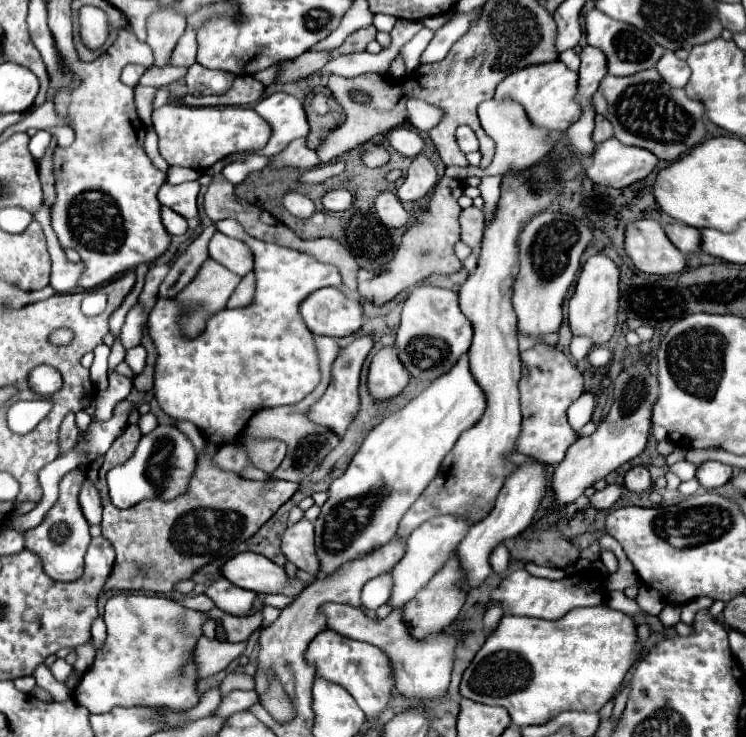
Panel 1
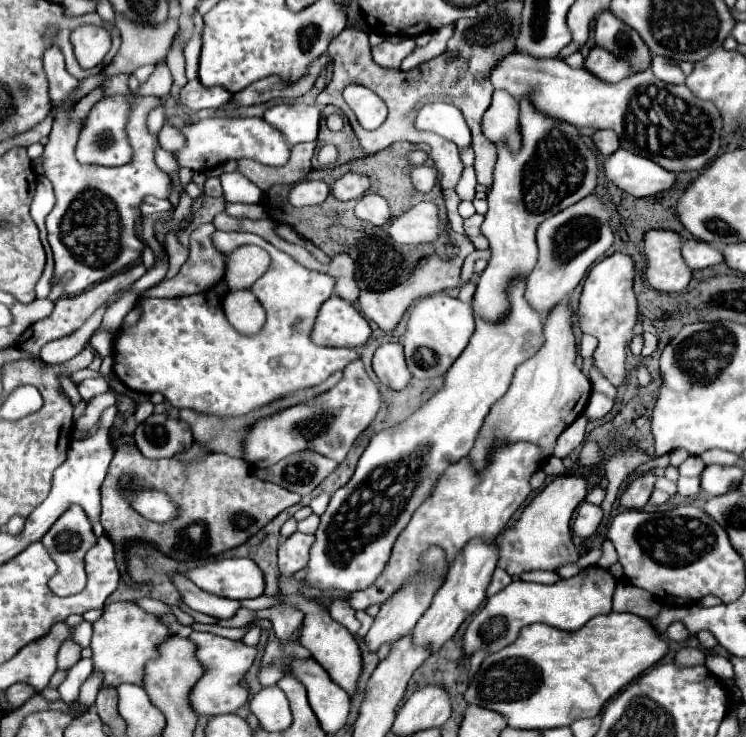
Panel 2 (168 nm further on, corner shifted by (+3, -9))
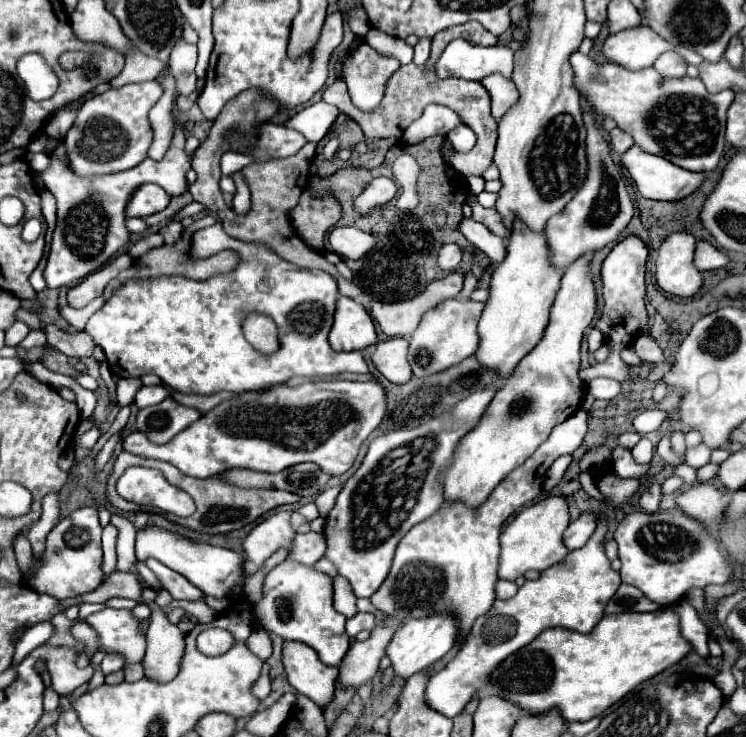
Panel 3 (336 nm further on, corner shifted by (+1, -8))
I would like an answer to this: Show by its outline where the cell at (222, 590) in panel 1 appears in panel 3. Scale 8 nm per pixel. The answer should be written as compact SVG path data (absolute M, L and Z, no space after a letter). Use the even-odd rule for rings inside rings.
M148 558L146 560L146 566L158 576L158 580L162 582L162 586L172 594L174 600L196 602L196 600L202 600L204 598L204 594L192 582L188 582L182 574L176 574L174 570L166 568L162 562L158 562L154 558Z

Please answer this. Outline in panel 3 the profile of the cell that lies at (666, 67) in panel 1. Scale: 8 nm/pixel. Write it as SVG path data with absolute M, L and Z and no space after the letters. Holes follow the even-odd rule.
M676 52L662 54L654 62L654 68L662 76L670 76L670 78L682 78L682 76L686 76L686 60L680 54L676 54Z

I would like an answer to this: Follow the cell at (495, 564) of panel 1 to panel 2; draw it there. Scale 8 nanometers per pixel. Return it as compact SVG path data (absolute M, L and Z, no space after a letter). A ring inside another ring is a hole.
M496 569L494 571L494 575L492 575L492 581L490 581L490 585L488 585L488 589L486 589L486 595L490 597L490 595L496 595L498 591L502 591L506 585L510 585L512 583L512 577L508 575L508 573L504 573L502 569Z

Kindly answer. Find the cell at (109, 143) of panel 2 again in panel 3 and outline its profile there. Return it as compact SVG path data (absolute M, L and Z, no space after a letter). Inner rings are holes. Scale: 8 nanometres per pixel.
M148 80L140 86L130 84L130 90L122 90L122 86L116 90L110 88L104 94L86 100L74 126L64 138L70 166L80 176L100 176L122 172L140 164L152 142L148 110L158 102L162 92L164 90L156 80Z

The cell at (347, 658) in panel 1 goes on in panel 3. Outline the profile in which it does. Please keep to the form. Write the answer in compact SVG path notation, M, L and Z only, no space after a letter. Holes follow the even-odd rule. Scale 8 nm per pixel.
M290 560L278 564L266 576L264 596L254 610L266 630L278 634L284 640L308 644L328 666L338 666L350 648L350 638L344 630L346 616L336 612L332 606L332 578L328 574L316 572L310 566L302 566Z

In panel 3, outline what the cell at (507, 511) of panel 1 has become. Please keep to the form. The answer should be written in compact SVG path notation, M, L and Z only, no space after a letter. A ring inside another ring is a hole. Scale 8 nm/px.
M432 612L424 618L412 618L402 628L398 628L386 650L386 656L390 658L396 676L410 678L412 674L440 660L454 646L456 638L458 638L458 618L454 618L454 614Z

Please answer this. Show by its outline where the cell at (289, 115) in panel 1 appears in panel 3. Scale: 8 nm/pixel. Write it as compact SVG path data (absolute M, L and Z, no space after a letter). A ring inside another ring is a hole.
M316 102L312 106L302 108L292 118L288 118L286 126L298 130L308 142L320 142L326 136L326 132L330 130L330 126L338 114L340 114L338 108L334 108L326 102Z

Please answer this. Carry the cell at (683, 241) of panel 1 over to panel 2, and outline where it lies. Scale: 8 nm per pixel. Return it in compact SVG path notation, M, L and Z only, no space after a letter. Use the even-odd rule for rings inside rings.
M694 239L682 243L682 257L692 271L704 269L704 267L714 267L724 261L724 255L718 247L706 243L706 241L694 241Z

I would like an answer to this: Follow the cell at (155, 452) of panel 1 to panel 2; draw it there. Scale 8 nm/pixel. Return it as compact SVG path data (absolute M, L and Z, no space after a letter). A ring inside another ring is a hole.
M154 413L136 427L134 439L144 457L164 459L188 449L194 437L188 423L170 419L166 413Z

